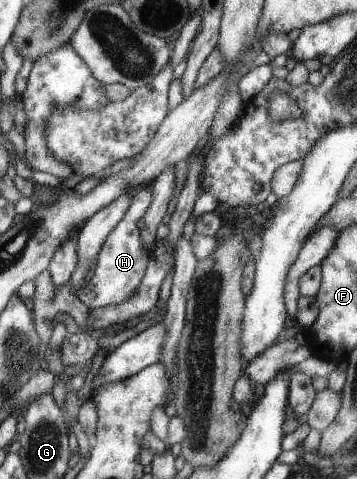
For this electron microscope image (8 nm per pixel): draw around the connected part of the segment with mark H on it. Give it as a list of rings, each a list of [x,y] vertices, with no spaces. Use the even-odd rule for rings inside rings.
[[[143,185],[133,193],[131,203],[123,214],[122,220],[107,234],[96,255],[97,266],[85,287],[80,287],[75,295],[88,309],[103,306],[116,306],[135,295],[138,285],[145,275],[149,253],[144,252],[142,239],[139,239],[137,219],[141,218],[152,198],[150,185]]]

